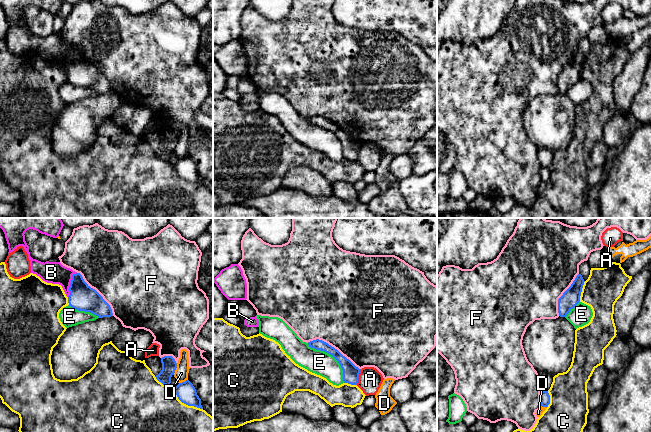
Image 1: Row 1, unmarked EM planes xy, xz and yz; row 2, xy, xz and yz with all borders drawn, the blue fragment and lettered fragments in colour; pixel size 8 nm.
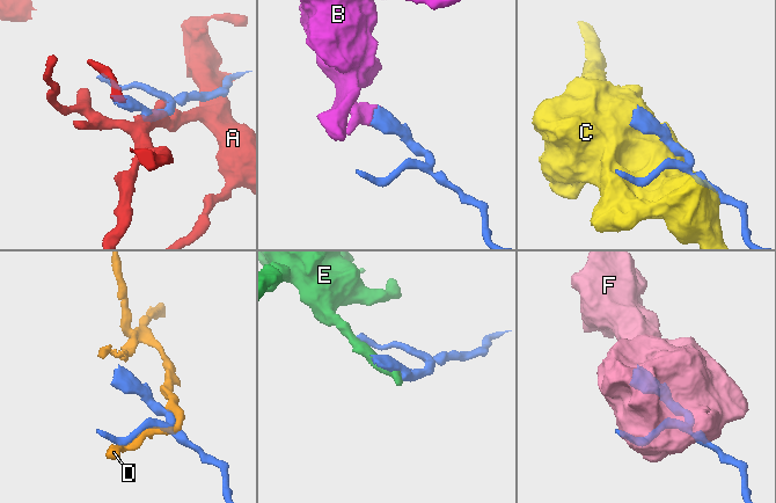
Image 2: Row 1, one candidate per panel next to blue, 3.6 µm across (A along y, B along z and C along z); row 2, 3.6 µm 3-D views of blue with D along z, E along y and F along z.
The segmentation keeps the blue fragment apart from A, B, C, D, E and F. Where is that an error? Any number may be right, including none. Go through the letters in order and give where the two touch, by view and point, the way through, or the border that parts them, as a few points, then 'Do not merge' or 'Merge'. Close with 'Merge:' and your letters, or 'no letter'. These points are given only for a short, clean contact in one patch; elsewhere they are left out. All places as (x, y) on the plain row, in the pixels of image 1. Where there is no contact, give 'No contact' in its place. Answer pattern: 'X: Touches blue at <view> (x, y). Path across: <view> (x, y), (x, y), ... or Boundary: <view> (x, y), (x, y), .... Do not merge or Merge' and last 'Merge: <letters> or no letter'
A: Touches blue at xz (358, 153). Do not merge
B: Touches blue at xy (70, 60). Merge
C: Touches blue at xy (177, 172). Do not merge
D: Touches blue at xy (175, 145). Do not merge
E: Touches blue at xz (333, 132). Do not merge
F: Touches blue at xz (333, 123). Do not merge
Merge: B

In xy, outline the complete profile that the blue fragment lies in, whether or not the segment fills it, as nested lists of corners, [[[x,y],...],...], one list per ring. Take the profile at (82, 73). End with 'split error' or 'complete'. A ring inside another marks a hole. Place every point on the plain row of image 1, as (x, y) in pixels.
[[[0,0],[8,20],[8,29],[23,22],[30,36],[31,49],[47,59],[61,61],[68,73],[69,82],[79,87],[90,88],[99,94],[113,92],[110,81],[103,73],[84,57],[80,49],[63,42],[58,33],[54,32],[46,38],[41,38],[30,32],[24,11],[27,6],[33,5],[57,14],[63,2],[64,0]]]; split error

